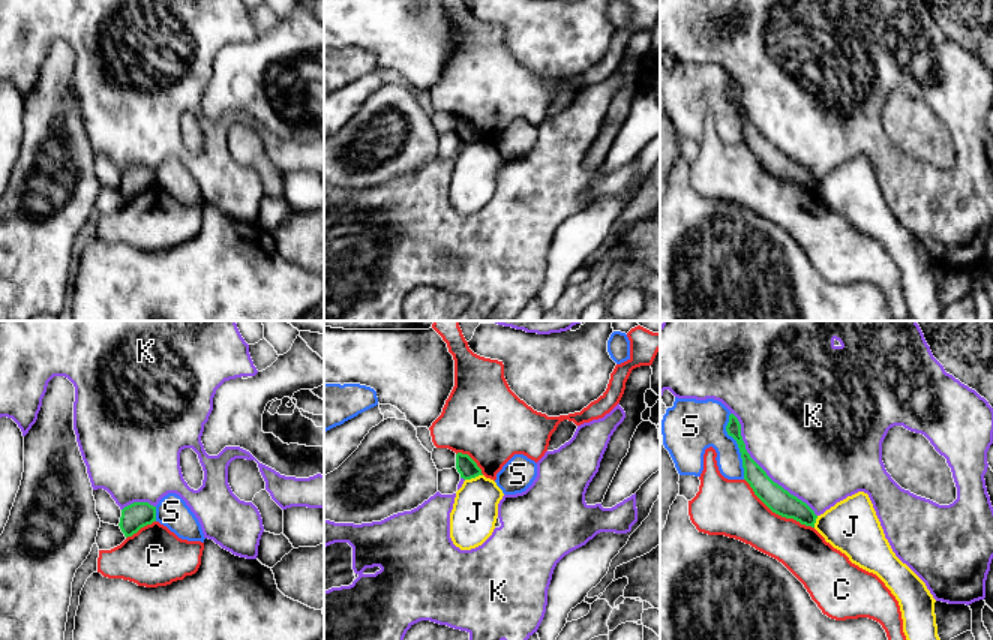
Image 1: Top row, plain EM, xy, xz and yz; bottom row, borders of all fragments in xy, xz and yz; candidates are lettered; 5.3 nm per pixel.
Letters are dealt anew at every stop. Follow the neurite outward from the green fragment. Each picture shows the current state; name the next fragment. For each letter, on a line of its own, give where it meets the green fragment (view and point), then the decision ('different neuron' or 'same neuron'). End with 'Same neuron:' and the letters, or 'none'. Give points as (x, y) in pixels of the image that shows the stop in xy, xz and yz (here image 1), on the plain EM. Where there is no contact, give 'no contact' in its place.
C: meets green in yz at (777, 177); different neuron
J: meets green in xz at (473, 141); different neuron
K: meets green in yz at (762, 134); different neuron
S: meets green in yz at (738, 111); different neuron
Same neuron: none

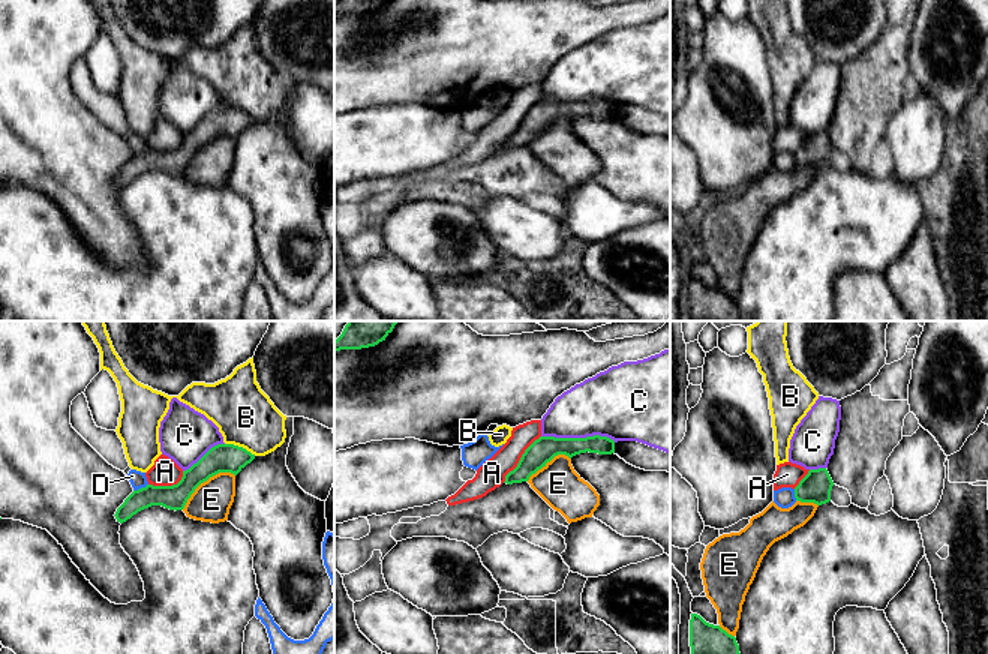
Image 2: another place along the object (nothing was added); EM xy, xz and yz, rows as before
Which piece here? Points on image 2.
A: meets green in xz at (520, 123); different neuron
B: meets green in xy at (240, 111); different neuron
C: meets green in xz at (579, 102); different neuron
D: meets green in xy at (141, 152); different neuron
E: meets green in xy at (204, 144); different neuron
Same neuron: none

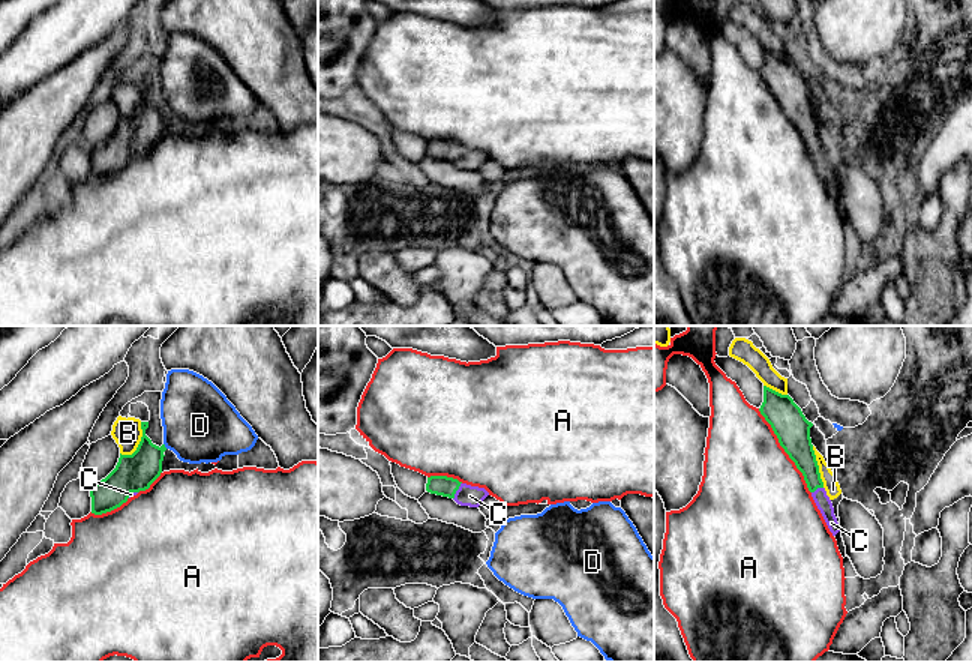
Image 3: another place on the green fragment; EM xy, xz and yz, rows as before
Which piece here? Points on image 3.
A: meets green in yz at (785, 114); different neuron
B: meets green in xy at (140, 107); different neuron
C: meets green in xz at (456, 153); same neuron
D: meets green in xy at (164, 110); different neuron
Same neuron: C

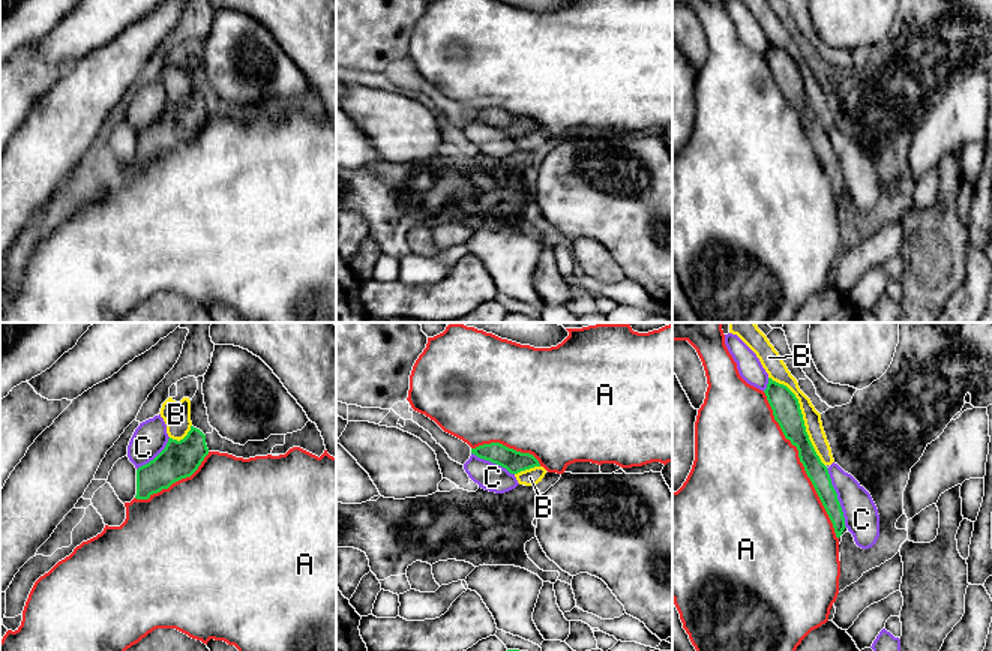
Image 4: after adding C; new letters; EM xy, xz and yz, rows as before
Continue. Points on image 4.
A: meets green in yz at (803, 129); different neuron
B: meets green in yz at (802, 81); different neuron
C: meets green in yz at (836, 162); different neuron
Same neuron: none

